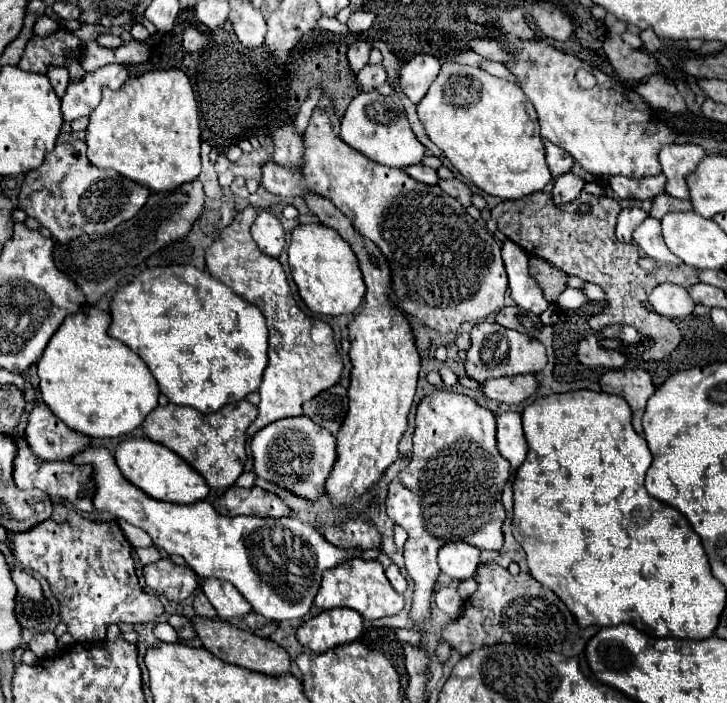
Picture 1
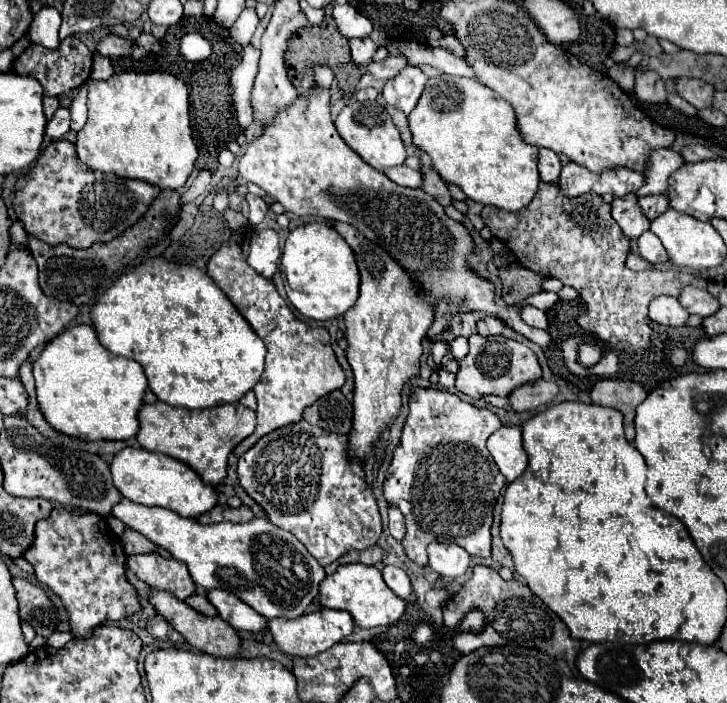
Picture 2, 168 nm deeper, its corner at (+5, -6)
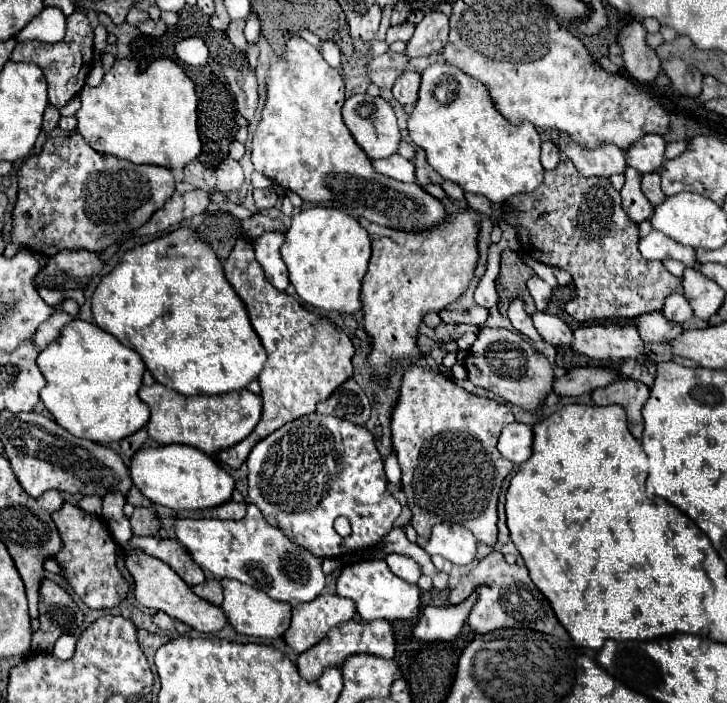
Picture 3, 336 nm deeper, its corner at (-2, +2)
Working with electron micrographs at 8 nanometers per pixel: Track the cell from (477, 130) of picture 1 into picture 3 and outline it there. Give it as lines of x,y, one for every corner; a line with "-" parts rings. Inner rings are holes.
433,64
423,72
419,100
413,108
413,114
409,116
407,130
409,130
413,144
421,146
427,152
429,164
445,180
459,184
465,192
481,194
491,202
494,225
499,224
501,204
507,198
511,198
515,194
533,192
543,180
543,166
539,162
541,138
539,138
539,132
535,130
535,126
513,126
495,108
489,88
483,82
471,78
469,74
465,74
463,70
459,70
451,64

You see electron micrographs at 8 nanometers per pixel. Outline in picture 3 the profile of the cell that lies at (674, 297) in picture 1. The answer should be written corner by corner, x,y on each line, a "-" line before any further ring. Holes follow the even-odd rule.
669,294
665,298
665,308
663,308
663,314
667,320
673,320
673,322
685,322
693,316
693,310
689,306
689,302
685,300
683,294

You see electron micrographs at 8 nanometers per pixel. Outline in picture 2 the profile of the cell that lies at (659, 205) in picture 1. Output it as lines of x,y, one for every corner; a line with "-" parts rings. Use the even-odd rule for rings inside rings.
654,194
654,196
644,196
640,198
640,208
644,210
648,220
654,220
656,216
660,216
662,212
666,212
670,208
668,204
668,196
666,194

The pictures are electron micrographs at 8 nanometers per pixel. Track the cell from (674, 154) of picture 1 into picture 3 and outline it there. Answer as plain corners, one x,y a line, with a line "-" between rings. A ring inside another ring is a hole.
647,134
627,152
627,162
641,174
659,172
665,162
665,140
657,134

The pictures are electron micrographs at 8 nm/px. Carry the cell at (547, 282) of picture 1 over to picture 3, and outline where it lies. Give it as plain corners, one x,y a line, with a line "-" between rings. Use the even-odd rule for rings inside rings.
503,250
501,254
501,272
497,278
497,292
501,296
501,314
505,314
511,298
519,296
527,302
527,312
535,312
533,298
525,286
525,282
535,276
533,268
527,266
513,250

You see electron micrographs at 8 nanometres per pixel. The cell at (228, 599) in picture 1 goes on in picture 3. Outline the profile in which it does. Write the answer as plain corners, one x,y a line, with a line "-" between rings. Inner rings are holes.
221,580
221,586
225,594
221,608
237,632
261,638
277,638
287,630
291,620
291,606
287,606
285,602
275,602
273,598
267,598
267,594
257,592
255,588
235,580

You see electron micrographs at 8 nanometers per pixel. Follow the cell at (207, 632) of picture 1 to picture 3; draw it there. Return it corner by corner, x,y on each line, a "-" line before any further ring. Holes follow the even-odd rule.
141,550
127,552
127,570
131,572
131,576
135,580
135,596
143,606
161,610
161,612
173,616
175,620
181,620
181,622
193,626
195,630
199,630
203,634
219,632
227,624
227,616
219,606
213,606
213,604
205,602
203,598
199,598
197,594
193,594
193,590
161,560
151,558
151,556
143,554

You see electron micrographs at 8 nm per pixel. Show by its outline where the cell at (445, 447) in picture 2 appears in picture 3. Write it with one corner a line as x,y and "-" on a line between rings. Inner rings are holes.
417,364
409,366
403,374
401,396
393,410
393,448
397,452
397,460
401,466
401,482
403,492
407,496
407,504
411,506
417,534
421,538
429,538
431,528
439,522
449,522
451,518
459,518
459,524
475,534
475,538
487,546
497,542
497,498
499,488
505,476
513,470
513,464
507,462
497,450
497,438
501,430
511,424
513,412
491,398
475,396
461,386
453,384
443,374
435,374
433,370
425,370

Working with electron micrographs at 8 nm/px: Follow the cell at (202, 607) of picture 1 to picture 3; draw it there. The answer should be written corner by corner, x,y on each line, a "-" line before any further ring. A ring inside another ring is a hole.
207,580
207,582
203,582
203,584
197,584
197,586
193,588
193,592
195,592
199,598
203,598
203,600
215,604
215,606
221,606
221,602
223,602
223,590
221,590
219,580

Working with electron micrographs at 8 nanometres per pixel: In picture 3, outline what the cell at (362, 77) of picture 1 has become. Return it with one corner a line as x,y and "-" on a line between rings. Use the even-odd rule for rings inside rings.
429,12
417,26
413,38
407,42
405,56
429,56
437,54
449,42
449,18
441,12

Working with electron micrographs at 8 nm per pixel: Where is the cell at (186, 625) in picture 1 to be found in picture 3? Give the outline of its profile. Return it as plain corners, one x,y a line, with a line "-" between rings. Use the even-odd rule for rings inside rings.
157,611
153,616
153,622
159,628
165,631
174,631
175,630
175,620
172,619
170,616
165,614
164,612

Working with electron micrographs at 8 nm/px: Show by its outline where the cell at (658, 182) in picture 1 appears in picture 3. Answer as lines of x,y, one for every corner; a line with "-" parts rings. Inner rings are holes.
561,134
559,148
561,152
573,162
577,172
581,176
613,176
613,174
625,174
627,160
625,152
617,146
601,146
599,150
587,150
579,144
565,140
567,134

